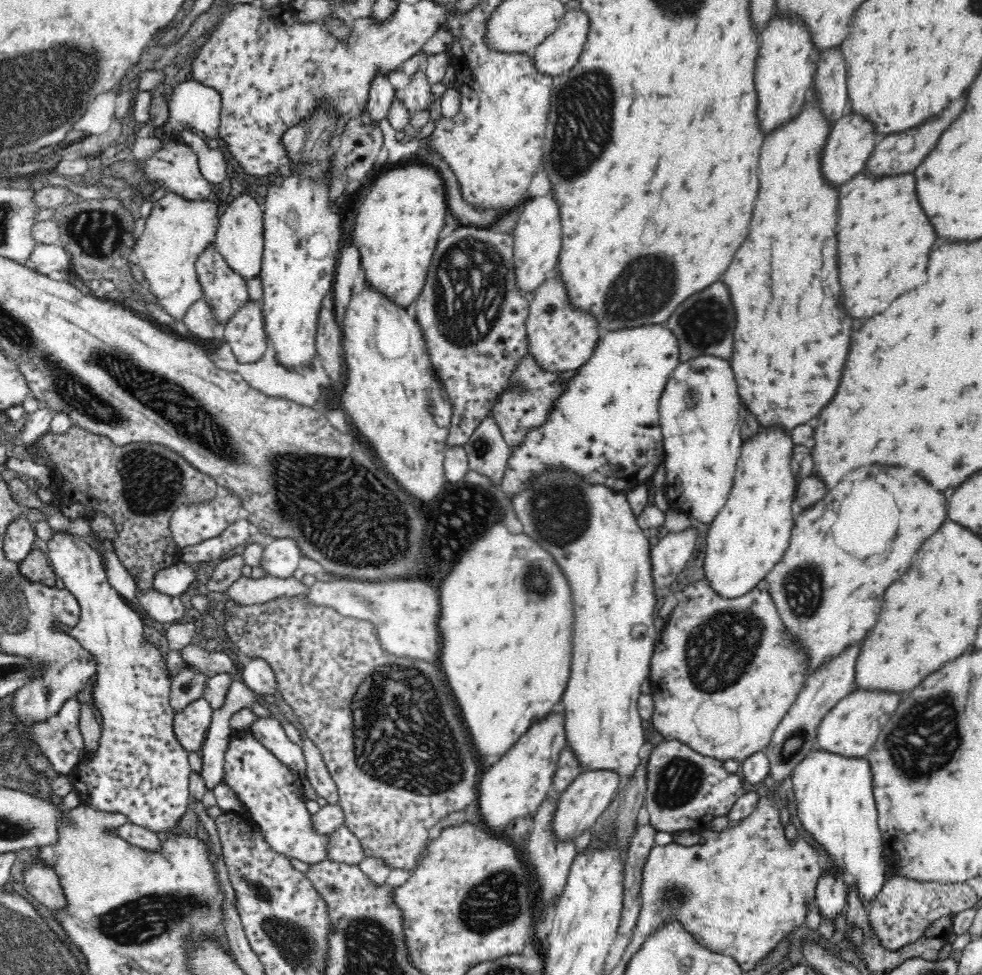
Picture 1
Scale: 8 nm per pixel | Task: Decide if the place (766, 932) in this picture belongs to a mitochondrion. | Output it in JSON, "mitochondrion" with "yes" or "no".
{"mitochondrion":"no"}

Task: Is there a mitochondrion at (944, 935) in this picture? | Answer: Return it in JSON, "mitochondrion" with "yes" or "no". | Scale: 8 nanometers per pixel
{"mitochondrion":"no"}

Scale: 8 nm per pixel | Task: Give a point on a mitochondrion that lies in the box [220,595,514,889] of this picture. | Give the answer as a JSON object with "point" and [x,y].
{"point":[394,698]}

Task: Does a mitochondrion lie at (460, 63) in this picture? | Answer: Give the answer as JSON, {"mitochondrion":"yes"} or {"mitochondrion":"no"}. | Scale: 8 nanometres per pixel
{"mitochondrion":"no"}

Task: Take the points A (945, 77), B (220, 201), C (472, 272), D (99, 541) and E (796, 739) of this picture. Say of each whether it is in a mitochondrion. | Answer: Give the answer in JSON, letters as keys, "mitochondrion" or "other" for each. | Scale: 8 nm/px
{"A":"other","B":"other","C":"mitochondrion","D":"other","E":"mitochondrion"}

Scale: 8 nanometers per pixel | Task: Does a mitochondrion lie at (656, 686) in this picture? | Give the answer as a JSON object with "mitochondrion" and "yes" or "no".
{"mitochondrion":"no"}

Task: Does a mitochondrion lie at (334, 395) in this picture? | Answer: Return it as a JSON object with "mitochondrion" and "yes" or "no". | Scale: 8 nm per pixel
{"mitochondrion":"no"}

